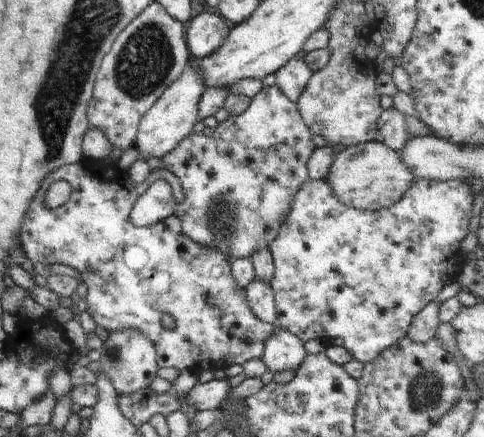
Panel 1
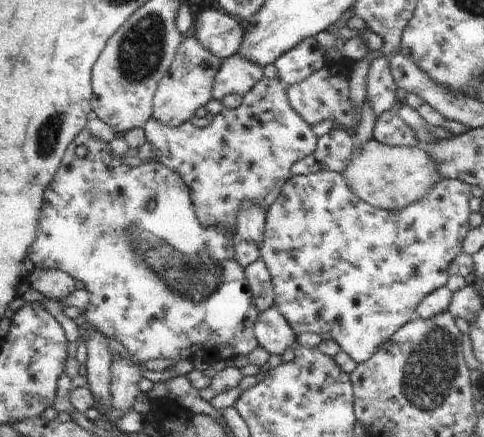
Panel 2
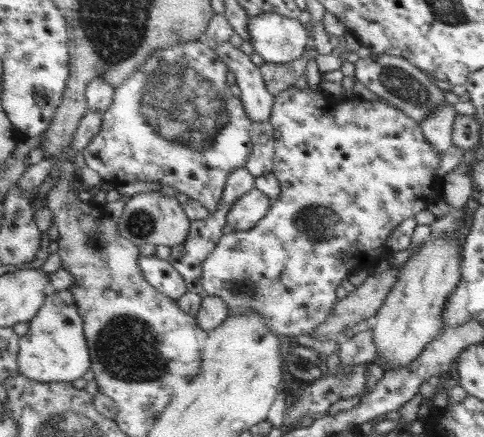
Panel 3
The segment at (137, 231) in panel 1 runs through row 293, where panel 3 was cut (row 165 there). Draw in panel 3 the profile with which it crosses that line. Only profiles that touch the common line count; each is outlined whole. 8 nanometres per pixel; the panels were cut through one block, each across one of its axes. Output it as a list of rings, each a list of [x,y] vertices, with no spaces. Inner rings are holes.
[[[201,40],[179,42],[155,52],[135,74],[121,86],[115,86],[115,102],[105,112],[103,130],[83,150],[87,166],[101,176],[105,184],[161,184],[173,186],[179,194],[201,202],[209,210],[209,218],[219,214],[225,186],[235,170],[247,168],[253,140],[253,118],[247,114],[243,98],[231,92],[229,66],[219,58],[217,50]]]

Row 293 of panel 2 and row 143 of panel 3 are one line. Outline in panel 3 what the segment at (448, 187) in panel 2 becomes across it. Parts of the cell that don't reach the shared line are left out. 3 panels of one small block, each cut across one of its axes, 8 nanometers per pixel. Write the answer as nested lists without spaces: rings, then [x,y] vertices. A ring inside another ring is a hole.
[[[295,84],[291,88],[287,88],[285,92],[281,92],[279,96],[275,96],[275,108],[273,114],[269,118],[275,126],[275,166],[273,166],[273,174],[275,178],[281,182],[281,194],[275,200],[275,204],[271,206],[271,214],[267,214],[267,218],[263,218],[263,222],[259,222],[259,226],[255,226],[253,230],[247,232],[233,232],[229,236],[223,236],[217,250],[207,258],[207,262],[203,264],[203,280],[205,280],[205,290],[211,296],[221,296],[223,300],[227,300],[227,304],[231,306],[231,314],[239,314],[243,310],[257,310],[263,316],[269,318],[271,328],[277,334],[283,336],[313,336],[317,332],[317,328],[321,324],[327,322],[327,316],[333,314],[335,304],[337,304],[337,296],[335,290],[343,284],[345,278],[349,278],[353,268],[363,268],[369,274],[377,268],[377,264],[381,260],[385,260],[387,256],[391,256],[389,248],[385,246],[387,236],[403,222],[403,220],[415,220],[415,214],[419,214],[421,210],[427,210],[429,204],[435,204],[441,200],[441,190],[439,190],[439,176],[437,176],[437,168],[439,162],[443,158],[441,152],[437,152],[421,134],[421,126],[419,122],[415,122],[413,118],[409,118],[403,110],[389,106],[387,102],[369,102],[363,100],[359,96],[351,96],[347,98],[347,102],[343,104],[341,98],[323,94],[319,88],[313,90],[309,84],[301,90]]]

